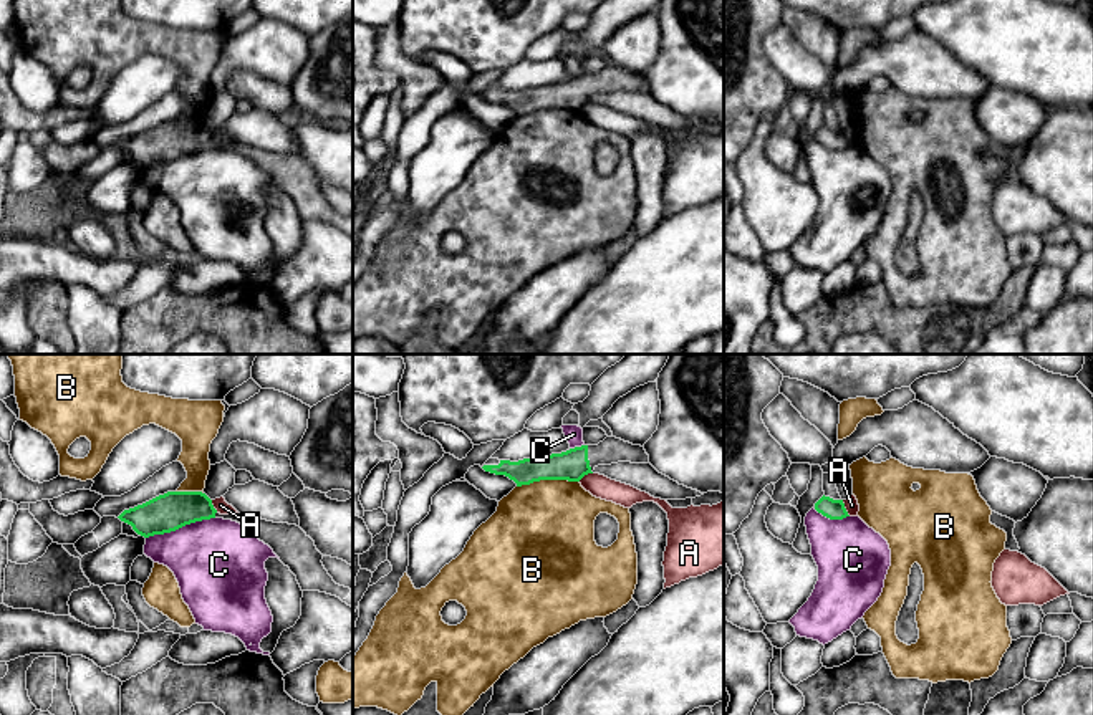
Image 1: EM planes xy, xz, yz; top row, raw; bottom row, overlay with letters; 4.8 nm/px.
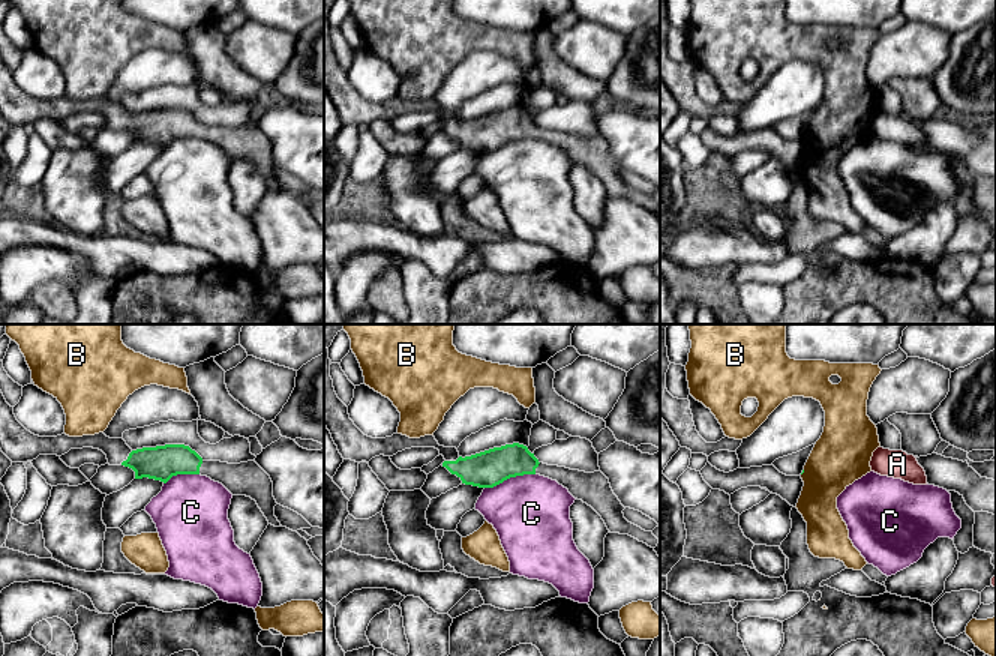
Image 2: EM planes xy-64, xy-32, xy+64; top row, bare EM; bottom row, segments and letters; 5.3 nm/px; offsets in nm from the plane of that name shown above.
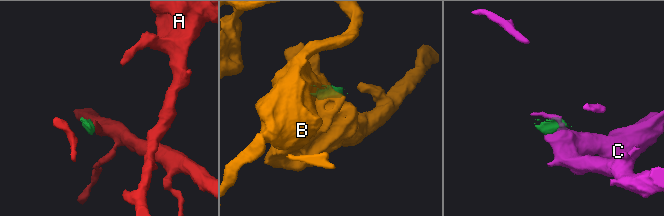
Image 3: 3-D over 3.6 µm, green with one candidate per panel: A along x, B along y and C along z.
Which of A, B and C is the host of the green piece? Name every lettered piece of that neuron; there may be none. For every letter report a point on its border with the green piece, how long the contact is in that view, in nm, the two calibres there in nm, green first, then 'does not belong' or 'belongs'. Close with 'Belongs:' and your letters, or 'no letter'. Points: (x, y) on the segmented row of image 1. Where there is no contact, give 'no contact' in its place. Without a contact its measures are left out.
A: meets green in yz at (845, 508); contact 90 nm long; 100 nm thick on the green side, 70 nm on the other; does not belong
B: meets green in xz at (547, 479); contact 300 nm long; 150 nm thick on the green side, 480 nm on the other; does not belong
C: meets green in xy at (179, 527); contact 360 nm long; 190 nm thick on the green side, 420 nm on the other; does not belong
Belongs: no letter

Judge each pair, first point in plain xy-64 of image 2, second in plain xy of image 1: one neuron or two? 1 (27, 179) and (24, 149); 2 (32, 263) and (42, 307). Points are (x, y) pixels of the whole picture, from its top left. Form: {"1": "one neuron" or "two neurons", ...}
{"1": "one neuron", "2": "two neurons"}

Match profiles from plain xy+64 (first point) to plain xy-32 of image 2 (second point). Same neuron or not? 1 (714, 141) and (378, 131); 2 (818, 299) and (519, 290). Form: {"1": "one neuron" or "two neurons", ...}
{"1": "one neuron", "2": "one neuron"}

